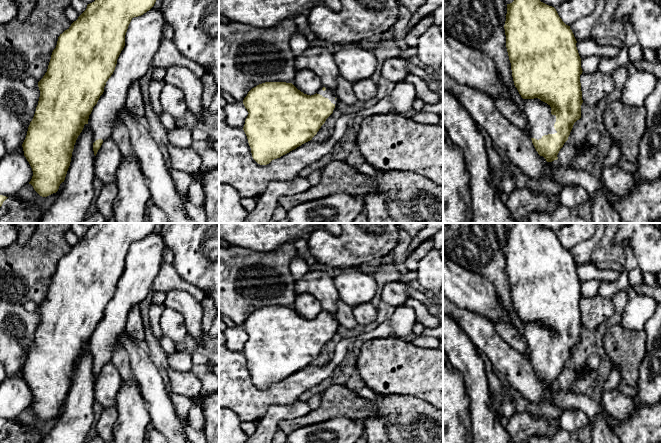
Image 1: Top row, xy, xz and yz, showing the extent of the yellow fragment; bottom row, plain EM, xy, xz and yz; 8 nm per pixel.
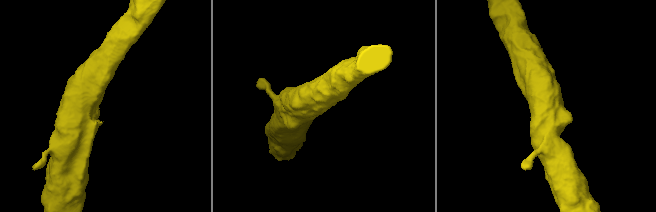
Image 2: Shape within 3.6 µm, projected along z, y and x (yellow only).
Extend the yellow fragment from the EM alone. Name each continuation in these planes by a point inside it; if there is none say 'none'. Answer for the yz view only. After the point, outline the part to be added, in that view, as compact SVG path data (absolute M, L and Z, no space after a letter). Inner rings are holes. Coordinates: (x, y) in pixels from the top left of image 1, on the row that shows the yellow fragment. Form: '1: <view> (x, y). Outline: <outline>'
1: yz (541, 122). Outline: M538 98L523 99L524 113L528 119L530 138L537 140L544 135L555 134L556 116L551 114L551 107Z

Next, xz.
1: xz (327, 93). Outline: M322 88L317 92L317 94L320 94L323 97L328 98L331 101L331 103L335 105L334 110L338 109L340 101L337 98L336 94L334 94L329 88L326 88L325 91L323 91Z

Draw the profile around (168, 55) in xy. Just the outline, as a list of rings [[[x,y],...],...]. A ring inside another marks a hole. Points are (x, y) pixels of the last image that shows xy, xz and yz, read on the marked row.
[[[165,37],[162,39],[153,57],[152,65],[153,67],[164,69],[172,66],[188,68],[197,78],[201,78],[206,72],[200,64],[183,55],[173,40],[166,39]]]

